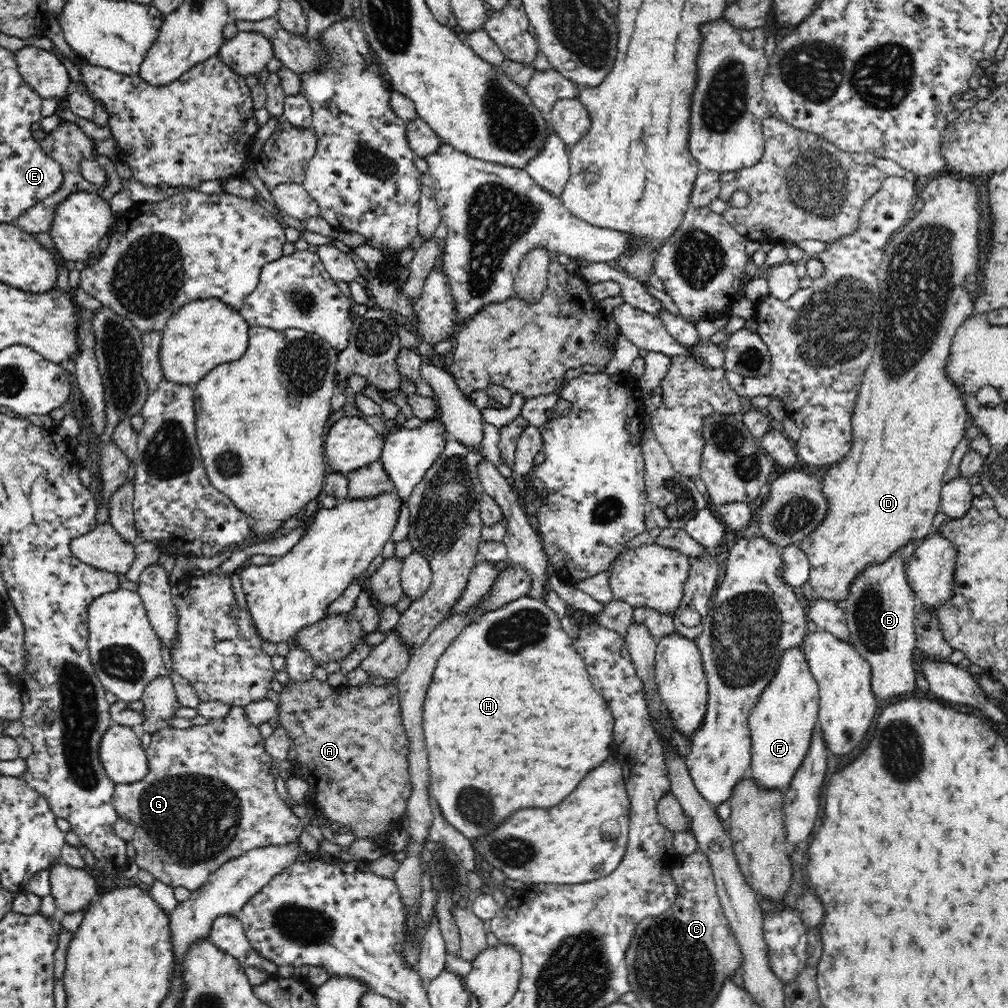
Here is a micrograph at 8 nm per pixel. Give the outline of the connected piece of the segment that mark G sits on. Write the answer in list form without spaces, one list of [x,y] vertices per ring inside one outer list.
[[[230,707],[230,712],[224,717],[213,719],[204,726],[191,726],[185,729],[172,727],[162,727],[162,730],[152,735],[150,747],[146,750],[149,763],[149,774],[132,785],[118,785],[114,789],[114,809],[118,811],[118,816],[130,819],[136,825],[134,837],[131,839],[136,847],[135,861],[140,868],[145,868],[150,872],[155,880],[160,880],[172,887],[186,886],[188,890],[198,890],[212,876],[222,864],[229,860],[243,856],[246,852],[254,848],[266,848],[272,844],[288,844],[298,840],[304,832],[304,823],[298,817],[292,807],[280,798],[276,791],[275,781],[278,765],[276,759],[268,753],[266,739],[262,738],[259,726],[253,724],[247,716],[244,707]]]

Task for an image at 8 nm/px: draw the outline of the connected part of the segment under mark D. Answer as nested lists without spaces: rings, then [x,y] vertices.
[[[951,175],[935,176],[925,180],[926,186],[919,192],[920,198],[924,200],[922,210],[913,213],[908,224],[893,236],[885,247],[880,267],[877,270],[877,277],[880,288],[880,305],[881,318],[877,332],[877,341],[872,360],[869,368],[864,372],[862,384],[857,396],[856,404],[852,414],[852,448],[846,458],[839,462],[837,466],[832,467],[825,474],[822,480],[822,491],[824,491],[829,501],[828,512],[824,522],[801,541],[804,551],[810,558],[810,576],[808,582],[801,587],[801,598],[806,604],[819,598],[824,598],[838,602],[842,605],[845,602],[845,596],[848,592],[848,585],[856,576],[856,573],[864,568],[864,565],[870,563],[879,563],[886,560],[892,552],[904,546],[904,543],[910,538],[917,541],[922,540],[928,533],[932,532],[932,522],[934,516],[940,509],[941,505],[941,488],[943,487],[944,474],[948,470],[952,454],[958,446],[958,442],[966,435],[970,424],[970,416],[966,409],[966,393],[964,389],[946,373],[949,357],[951,356],[952,340],[956,336],[956,330],[974,316],[976,307],[974,307],[974,294],[966,290],[966,278],[976,276],[980,270],[980,233],[984,216],[982,216],[982,206],[980,206],[980,186],[974,184],[971,177],[956,179]]]

